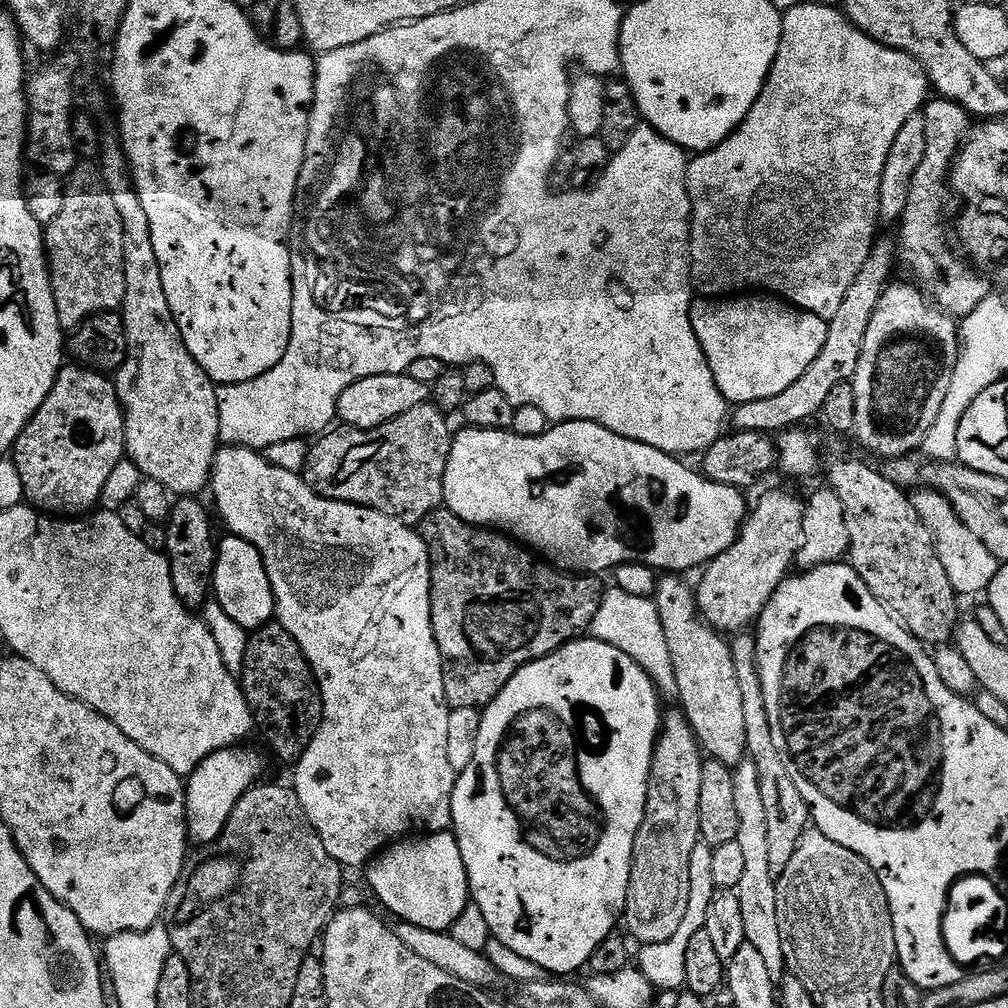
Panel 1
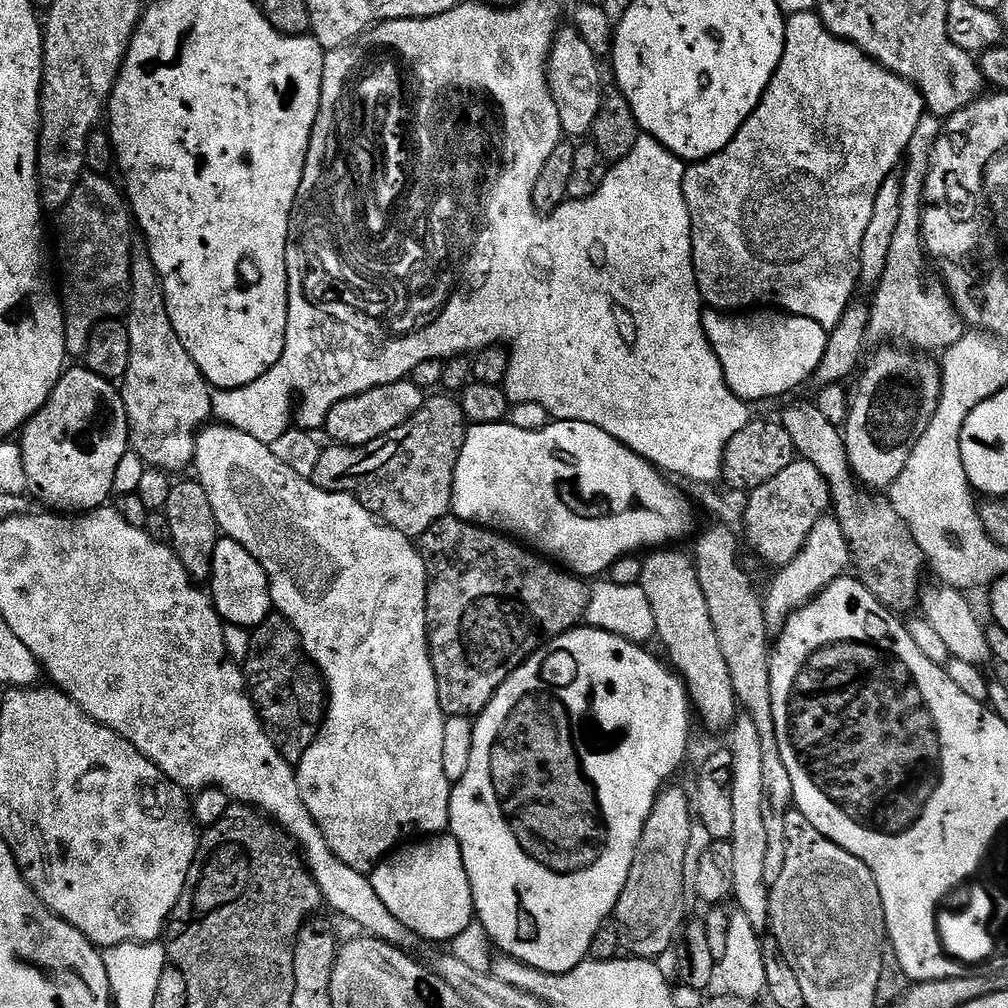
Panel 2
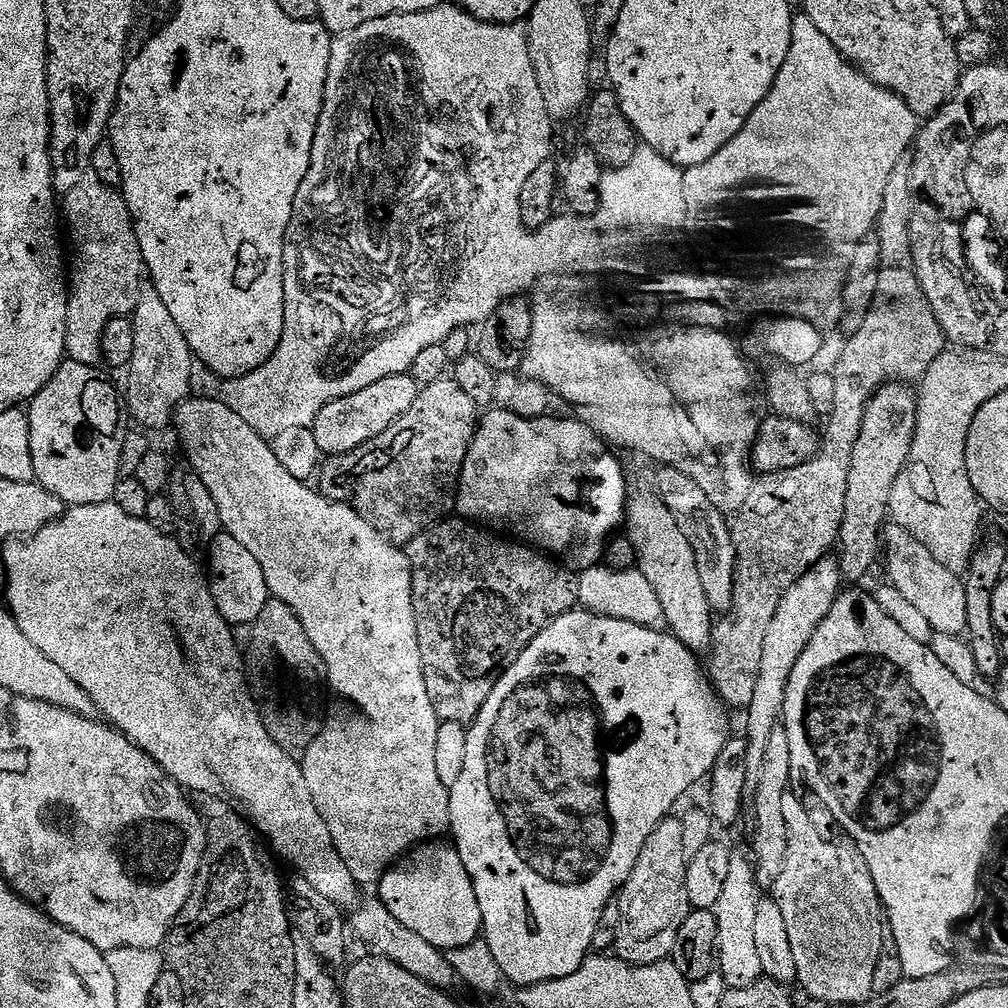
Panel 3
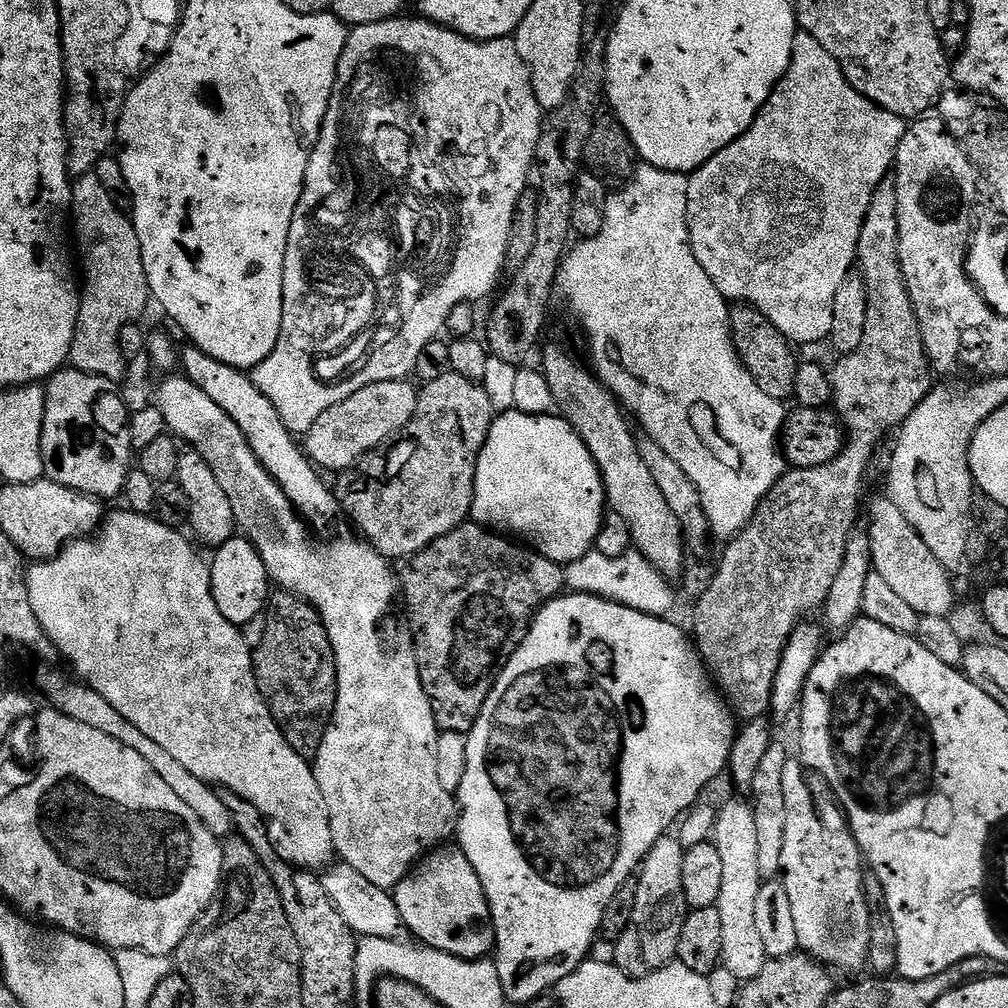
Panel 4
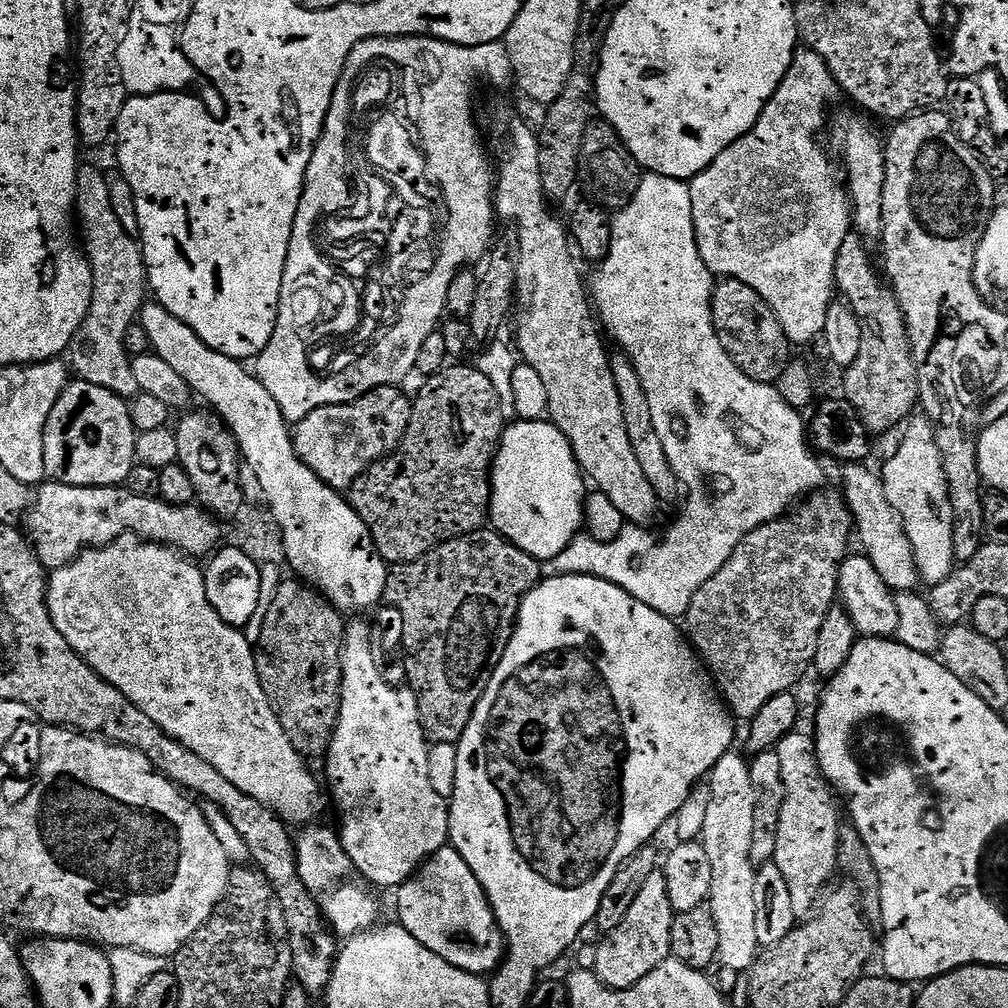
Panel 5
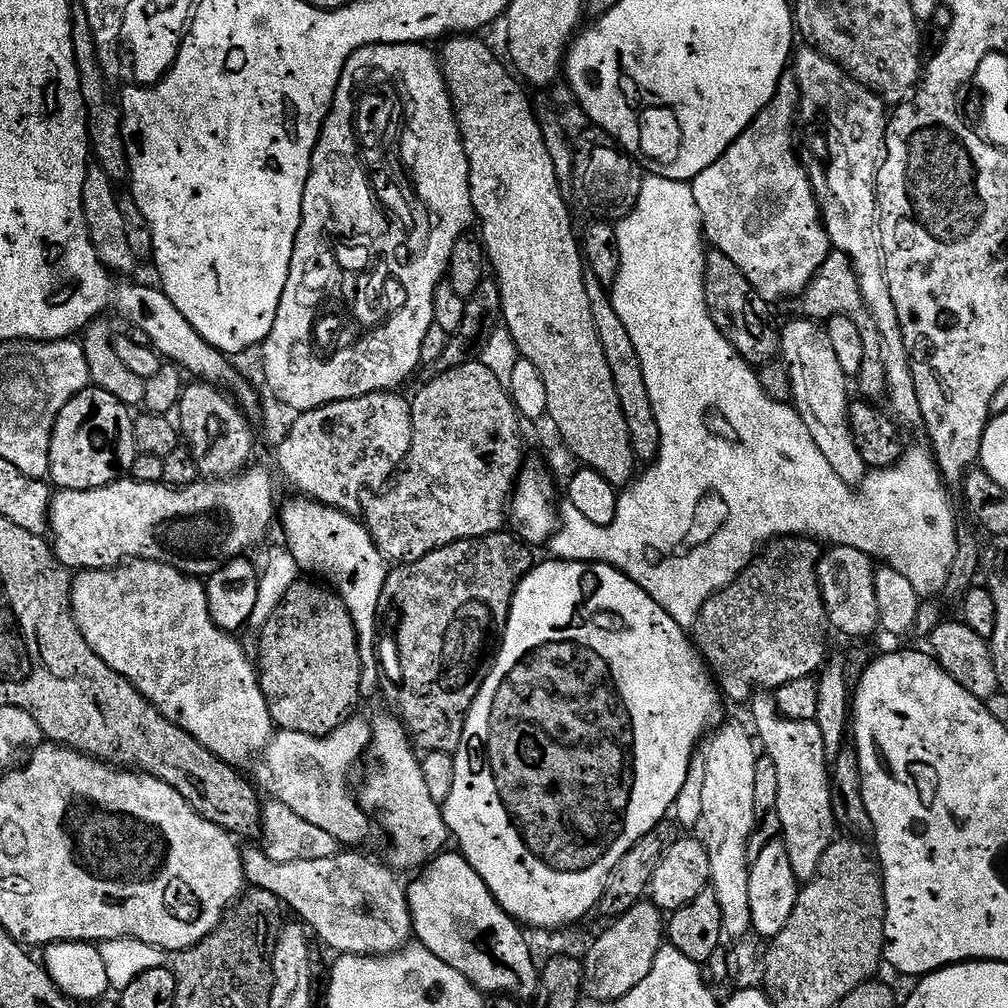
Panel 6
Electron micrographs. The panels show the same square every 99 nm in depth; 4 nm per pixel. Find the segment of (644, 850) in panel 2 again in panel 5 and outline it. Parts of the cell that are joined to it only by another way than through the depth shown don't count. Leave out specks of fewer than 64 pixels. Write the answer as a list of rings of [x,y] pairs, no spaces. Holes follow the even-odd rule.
[[[657,870],[646,878],[642,890],[638,890],[638,898],[634,898],[634,906],[630,906],[630,914],[622,918],[617,928],[607,933],[596,952],[594,971],[607,988],[629,988],[646,974],[650,974],[662,962],[672,956],[672,931],[677,912],[672,909],[670,890],[666,888],[663,871]]]

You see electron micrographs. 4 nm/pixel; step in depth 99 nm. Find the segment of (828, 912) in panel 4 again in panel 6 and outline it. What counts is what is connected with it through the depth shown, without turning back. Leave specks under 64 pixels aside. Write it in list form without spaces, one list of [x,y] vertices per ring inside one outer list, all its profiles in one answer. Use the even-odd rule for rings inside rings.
[[[768,694],[757,695],[751,701],[751,708],[763,755],[772,759],[778,773],[776,809],[786,854],[790,854],[790,866],[794,866],[797,881],[807,882],[816,876],[822,854],[826,854],[838,836],[838,825],[832,809],[830,758],[822,742],[822,730],[818,730],[815,720],[788,720],[781,716],[776,709],[775,699]]]

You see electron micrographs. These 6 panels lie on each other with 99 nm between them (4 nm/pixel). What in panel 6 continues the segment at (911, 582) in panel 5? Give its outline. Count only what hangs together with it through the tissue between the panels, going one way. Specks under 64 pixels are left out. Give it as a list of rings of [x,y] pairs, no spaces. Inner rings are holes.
[[[799,318],[783,325],[780,334],[780,358],[791,380],[791,403],[809,430],[814,444],[826,457],[826,462],[847,485],[857,487],[867,476],[868,467],[854,442],[849,418],[850,395],[848,377],[835,357],[827,327],[820,328],[815,319]]]

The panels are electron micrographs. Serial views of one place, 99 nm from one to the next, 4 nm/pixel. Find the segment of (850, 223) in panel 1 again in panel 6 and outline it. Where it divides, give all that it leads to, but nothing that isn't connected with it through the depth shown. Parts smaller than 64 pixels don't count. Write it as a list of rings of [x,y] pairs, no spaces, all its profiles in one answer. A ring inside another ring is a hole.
[[[785,74],[778,82],[774,98],[770,98],[754,122],[750,122],[750,126],[724,151],[718,162],[706,166],[706,170],[691,181],[707,243],[715,251],[726,254],[726,258],[742,270],[756,293],[769,302],[784,300],[787,296],[799,297],[822,262],[826,262],[830,251],[828,232],[822,223],[814,185],[798,159],[797,149],[796,152],[792,149],[792,123],[795,120],[797,123],[800,107],[800,87],[796,84],[796,77]]]

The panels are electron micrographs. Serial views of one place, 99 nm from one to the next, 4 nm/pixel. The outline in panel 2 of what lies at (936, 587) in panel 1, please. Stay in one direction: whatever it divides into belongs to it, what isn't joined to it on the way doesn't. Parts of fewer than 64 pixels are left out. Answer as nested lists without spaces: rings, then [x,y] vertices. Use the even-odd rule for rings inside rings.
[[[815,399],[796,400],[784,408],[782,423],[790,436],[794,438],[797,453],[808,460],[828,480],[832,490],[832,508],[846,534],[846,542],[852,551],[852,564],[855,575],[860,583],[897,614],[917,603],[922,592],[920,571],[925,571],[924,552],[918,546],[914,534],[906,522],[898,514],[887,495],[877,494],[862,486],[860,480],[853,475],[852,466],[848,461],[843,431],[834,423],[829,422],[822,410],[818,410]]]

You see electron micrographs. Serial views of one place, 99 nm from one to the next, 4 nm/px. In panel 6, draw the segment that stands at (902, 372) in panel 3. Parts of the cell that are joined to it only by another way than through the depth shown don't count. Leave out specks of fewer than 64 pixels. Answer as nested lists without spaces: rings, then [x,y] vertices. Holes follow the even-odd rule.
[[[829,251],[826,262],[814,274],[812,281],[804,287],[798,297],[798,303],[805,317],[827,318],[829,316],[845,316],[858,326],[858,334],[862,334],[862,346],[864,347],[864,361],[858,377],[861,397],[876,402],[887,393],[888,383],[884,374],[884,359],[882,358],[882,342],[878,334],[878,326],[874,326],[872,315],[864,306],[860,278],[856,275],[856,267],[852,259],[844,252]],[[781,536],[767,545],[733,584],[716,592],[702,606],[694,625],[694,643],[721,693],[731,703],[733,700],[747,705],[757,690],[775,690],[798,678],[815,677],[824,667],[824,647],[828,644],[830,625],[818,582],[821,555],[821,545],[815,539]]]

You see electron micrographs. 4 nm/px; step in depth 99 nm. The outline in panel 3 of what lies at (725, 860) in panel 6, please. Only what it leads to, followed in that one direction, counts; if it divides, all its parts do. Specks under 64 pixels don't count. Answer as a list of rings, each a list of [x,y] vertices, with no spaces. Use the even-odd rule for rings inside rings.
[[[739,850],[733,851],[730,858],[730,875],[726,878],[722,895],[715,906],[718,922],[718,971],[725,979],[728,988],[741,988],[758,982],[763,976],[762,962],[758,959],[758,945],[754,939],[754,925],[758,910],[758,889],[756,869]]]

